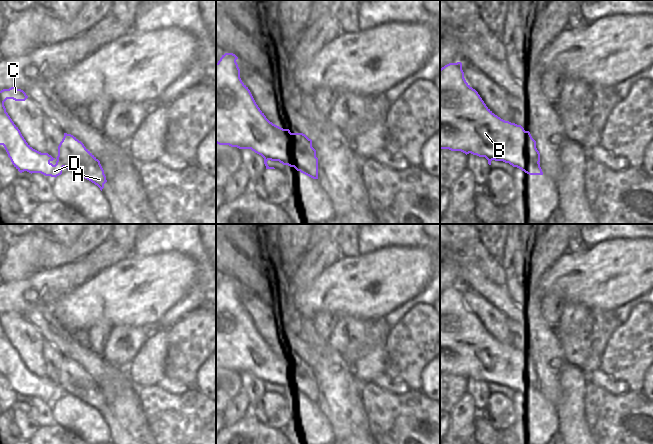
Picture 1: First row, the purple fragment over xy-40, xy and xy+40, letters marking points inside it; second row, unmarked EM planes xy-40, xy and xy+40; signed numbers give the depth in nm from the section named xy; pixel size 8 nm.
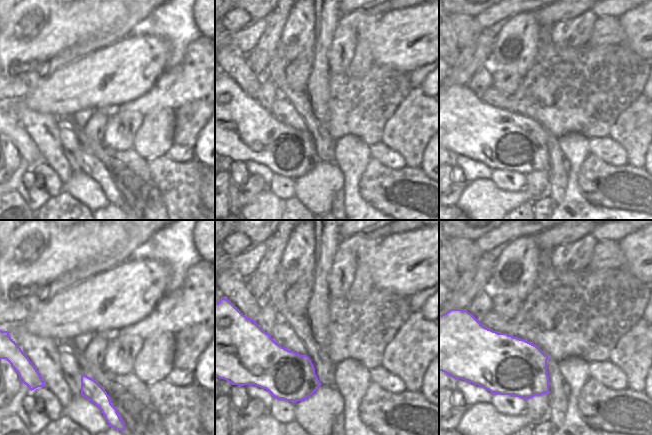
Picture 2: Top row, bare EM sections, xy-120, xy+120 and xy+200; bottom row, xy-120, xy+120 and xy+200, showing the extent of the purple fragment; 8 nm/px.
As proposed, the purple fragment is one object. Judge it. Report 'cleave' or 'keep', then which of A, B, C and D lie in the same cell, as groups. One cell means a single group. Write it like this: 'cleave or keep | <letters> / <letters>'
cleave | A / B C D

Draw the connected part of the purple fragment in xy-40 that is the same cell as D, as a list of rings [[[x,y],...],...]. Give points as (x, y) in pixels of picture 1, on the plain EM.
[[[15,311],[9,313],[3,313],[0,315],[0,369],[3,369],[8,381],[10,382],[14,391],[20,396],[27,395],[29,397],[41,397],[45,400],[57,401],[62,398],[63,386],[62,386],[62,368],[63,363],[58,370],[58,380],[56,388],[53,389],[51,386],[55,383],[48,377],[41,377],[33,373],[24,363],[18,351],[14,348],[4,330],[4,326],[7,323],[13,323],[15,325],[25,325],[28,322],[26,317]]]

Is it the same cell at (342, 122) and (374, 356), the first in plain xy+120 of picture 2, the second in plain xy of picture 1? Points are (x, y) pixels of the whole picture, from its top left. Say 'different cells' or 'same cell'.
different cells

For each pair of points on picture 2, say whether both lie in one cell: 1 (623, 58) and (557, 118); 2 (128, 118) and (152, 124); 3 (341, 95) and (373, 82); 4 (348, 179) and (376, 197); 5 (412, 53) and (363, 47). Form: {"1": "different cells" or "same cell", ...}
{"1": "same cell", "2": "different cells", "3": "same cell", "4": "different cells", "5": "different cells"}

